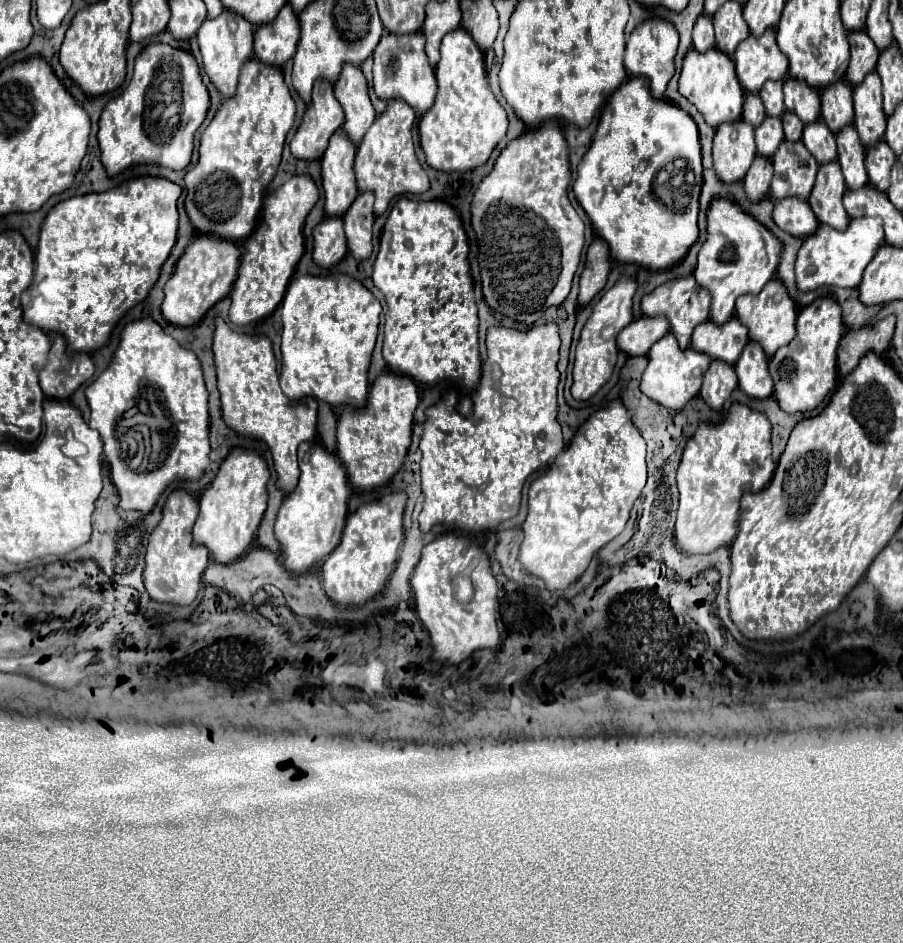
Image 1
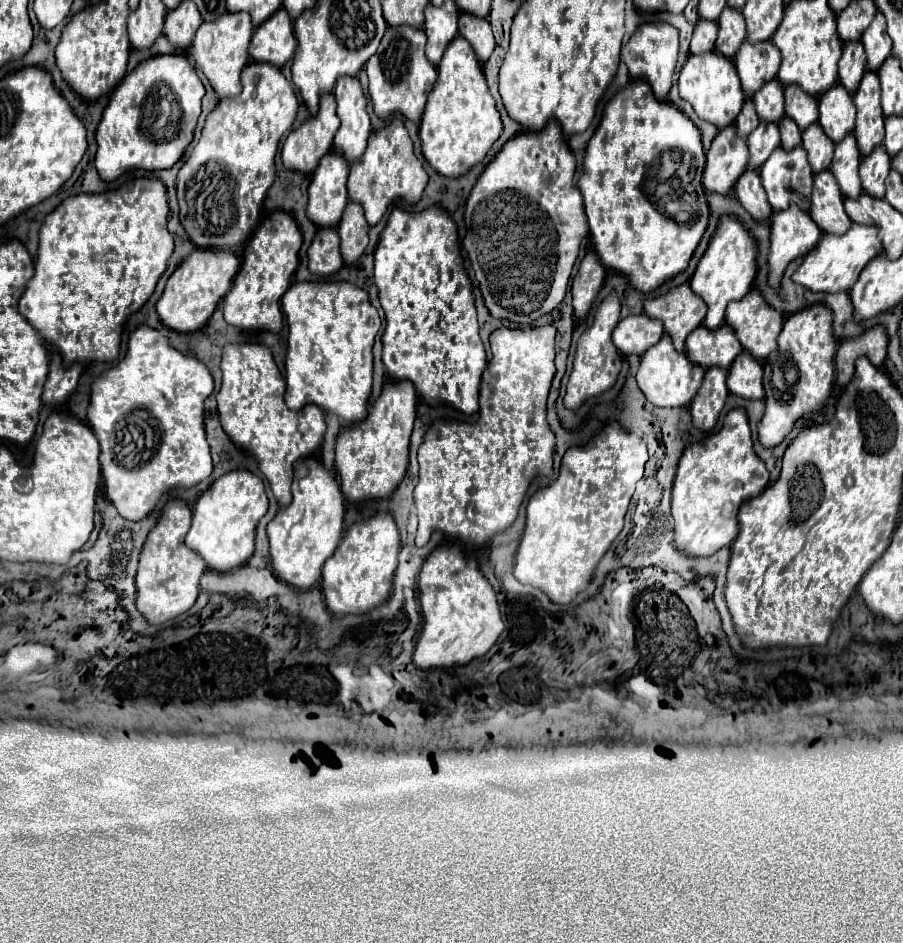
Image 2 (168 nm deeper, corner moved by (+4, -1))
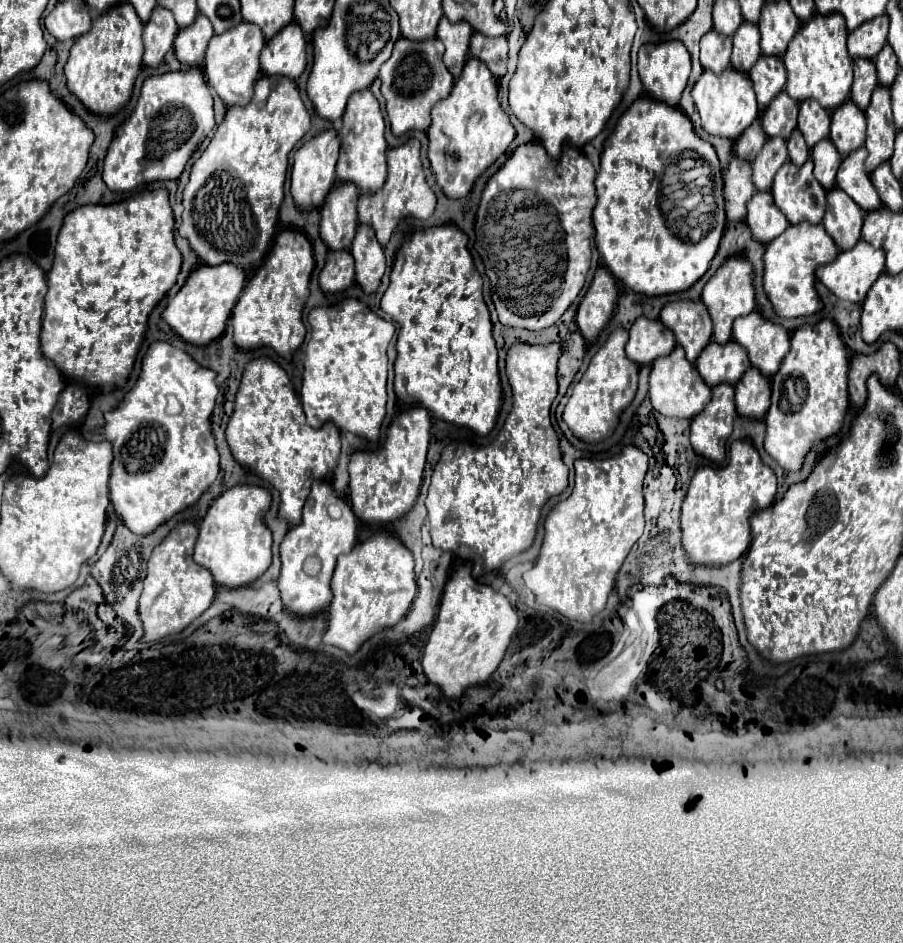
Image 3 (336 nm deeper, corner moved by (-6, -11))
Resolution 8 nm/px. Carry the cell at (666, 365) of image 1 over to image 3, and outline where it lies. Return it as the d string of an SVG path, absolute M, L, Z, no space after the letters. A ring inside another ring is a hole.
M677 345L667 357L659 357L653 363L649 375L649 399L653 409L657 409L661 415L693 419L711 401L711 389L709 385L705 385L705 381L701 381L701 375L697 373L695 365L685 359L685 351Z

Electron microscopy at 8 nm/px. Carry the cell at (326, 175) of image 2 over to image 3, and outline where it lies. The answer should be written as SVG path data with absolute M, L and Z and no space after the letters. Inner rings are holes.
M335 183L325 197L321 213L321 239L333 251L349 249L357 221L357 195L359 189L353 183Z

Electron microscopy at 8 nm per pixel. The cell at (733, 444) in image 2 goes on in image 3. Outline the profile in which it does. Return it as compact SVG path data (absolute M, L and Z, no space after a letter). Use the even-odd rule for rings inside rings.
M733 441L729 449L727 467L699 467L691 479L689 491L681 507L681 531L683 549L691 563L697 565L725 565L739 559L749 543L749 511L765 509L773 503L777 491L775 475L763 465L753 441Z

